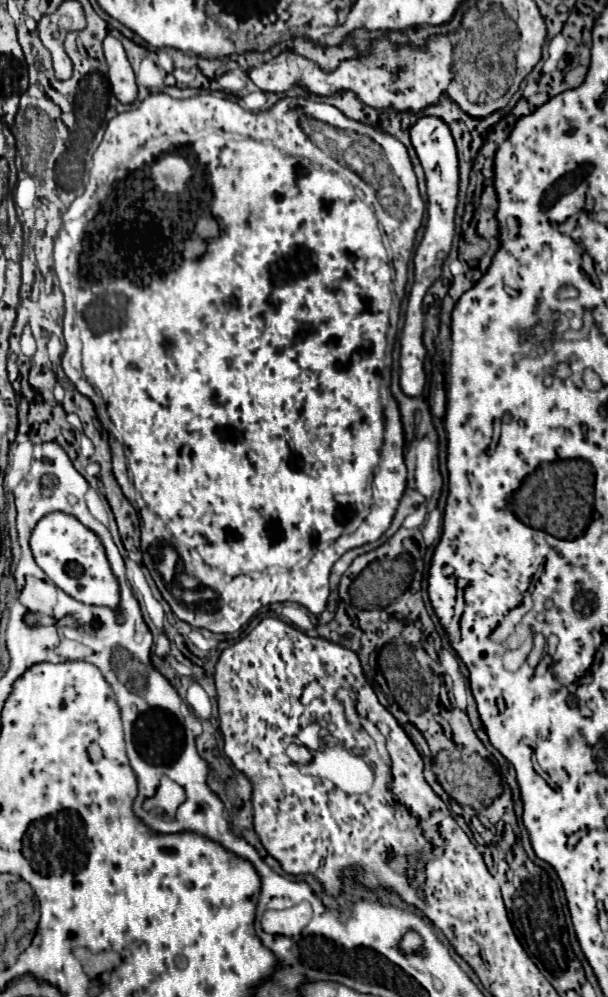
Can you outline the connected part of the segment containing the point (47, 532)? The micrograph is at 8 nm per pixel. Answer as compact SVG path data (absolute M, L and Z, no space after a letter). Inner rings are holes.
M50 512L48 516L44 516L32 532L30 550L34 554L36 564L66 594L84 604L100 604L116 608L120 594L116 578L112 576L110 564L106 560L104 546L100 544L100 538L88 528L84 528L74 516L64 516L62 512ZM72 568L80 568L80 572L72 572ZM70 574L80 574L80 576L70 576Z

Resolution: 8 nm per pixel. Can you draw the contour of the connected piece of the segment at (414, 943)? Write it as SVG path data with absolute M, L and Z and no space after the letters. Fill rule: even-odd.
M408 932L408 936L404 936L404 940L402 940L400 946L406 952L416 952L416 950L420 950L422 940L420 940L420 936L416 936L416 932Z

